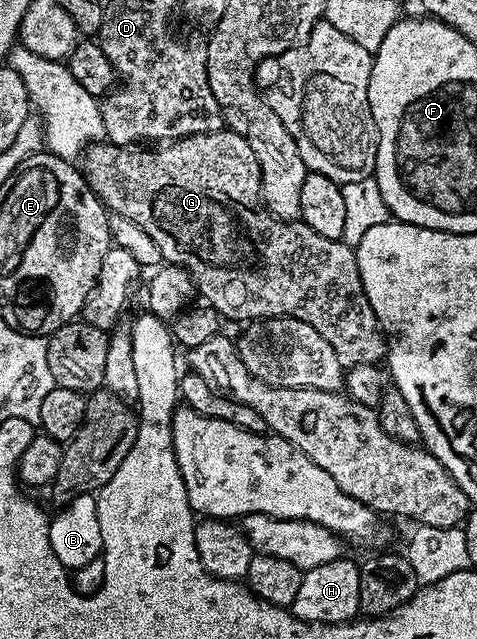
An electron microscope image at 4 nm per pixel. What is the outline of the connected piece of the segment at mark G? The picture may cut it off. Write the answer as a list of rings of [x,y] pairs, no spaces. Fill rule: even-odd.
[[[222,130],[211,134],[182,136],[180,140],[174,140],[158,148],[161,148],[158,152],[141,152],[145,150],[134,150],[129,146],[108,142],[91,144],[83,153],[83,161],[85,160],[83,175],[89,181],[90,188],[97,193],[97,197],[101,199],[102,204],[110,213],[130,219],[151,236],[151,241],[155,242],[159,250],[162,251],[162,258],[166,265],[181,267],[189,272],[196,291],[200,298],[202,296],[205,299],[202,301],[208,307],[216,310],[226,321],[252,322],[254,320],[269,320],[272,316],[299,318],[303,322],[315,326],[315,330],[319,330],[319,334],[323,334],[323,338],[327,338],[327,342],[331,342],[331,350],[335,350],[339,362],[346,369],[356,364],[377,364],[386,359],[387,336],[375,318],[375,310],[371,310],[365,297],[363,282],[359,278],[356,251],[342,239],[332,240],[323,238],[323,234],[315,234],[315,230],[311,230],[311,226],[307,226],[305,221],[300,218],[279,220],[270,214],[261,199],[261,163],[259,158],[255,158],[255,150],[251,150],[247,138],[228,130]]]

